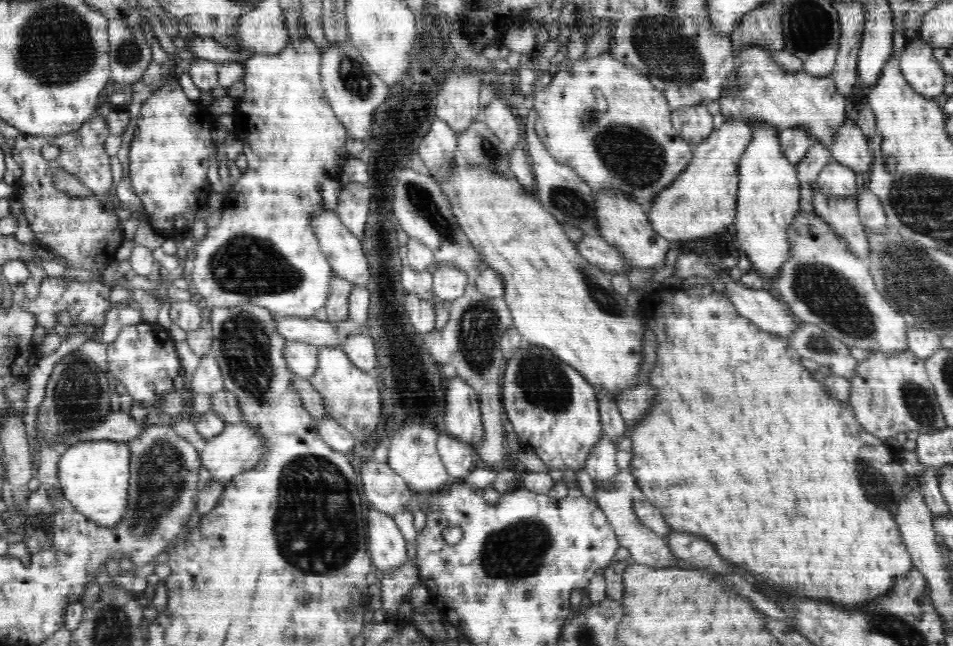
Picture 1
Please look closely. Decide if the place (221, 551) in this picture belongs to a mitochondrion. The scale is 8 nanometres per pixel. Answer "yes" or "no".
no

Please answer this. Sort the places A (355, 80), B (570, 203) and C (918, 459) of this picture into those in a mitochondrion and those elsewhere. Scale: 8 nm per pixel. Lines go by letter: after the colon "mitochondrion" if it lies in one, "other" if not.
A: mitochondrion
B: mitochondrion
C: other

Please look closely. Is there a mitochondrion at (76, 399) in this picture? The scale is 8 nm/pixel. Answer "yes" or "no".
yes

